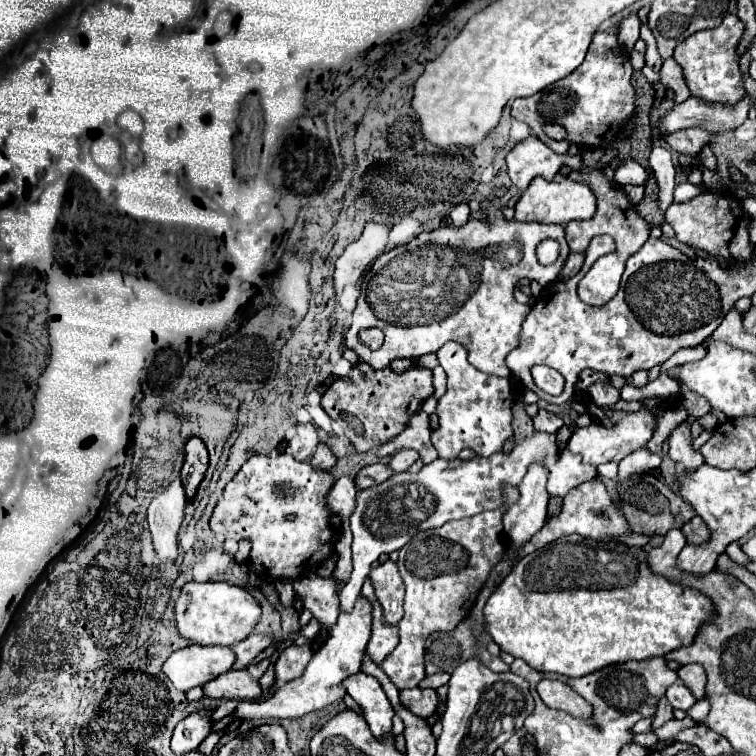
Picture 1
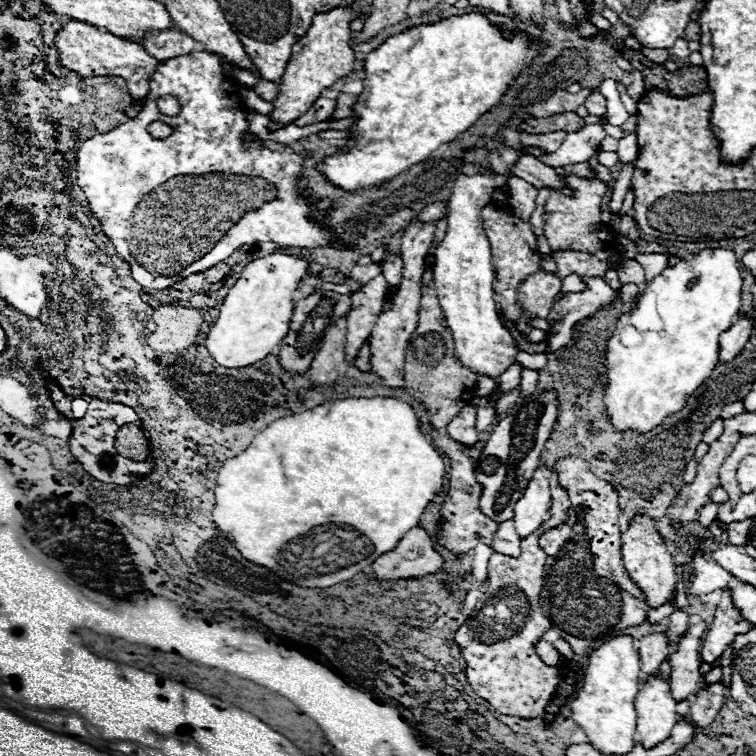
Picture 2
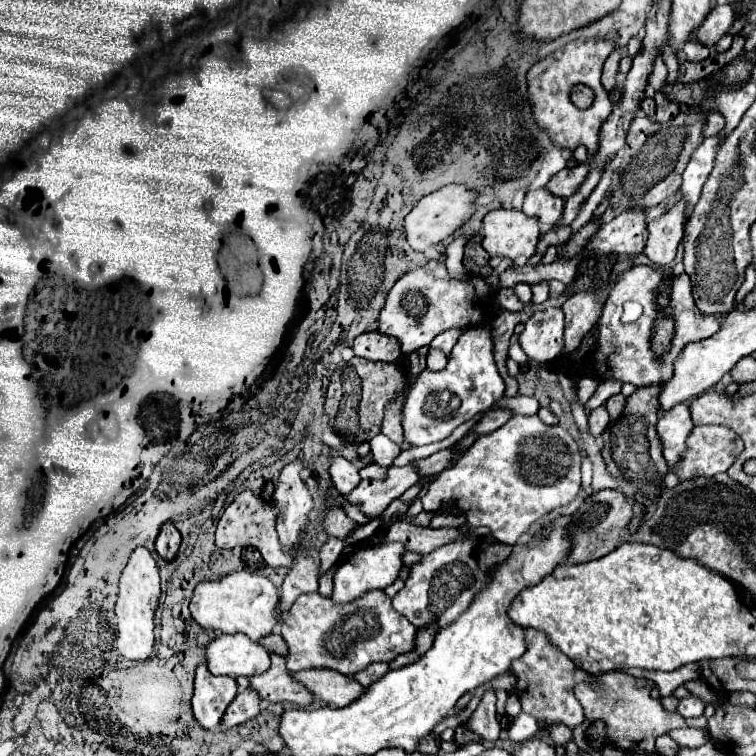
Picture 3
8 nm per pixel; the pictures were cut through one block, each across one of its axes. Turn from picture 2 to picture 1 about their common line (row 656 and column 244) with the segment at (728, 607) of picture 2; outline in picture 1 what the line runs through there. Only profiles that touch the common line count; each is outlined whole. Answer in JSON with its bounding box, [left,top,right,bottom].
[238,594,372,720]

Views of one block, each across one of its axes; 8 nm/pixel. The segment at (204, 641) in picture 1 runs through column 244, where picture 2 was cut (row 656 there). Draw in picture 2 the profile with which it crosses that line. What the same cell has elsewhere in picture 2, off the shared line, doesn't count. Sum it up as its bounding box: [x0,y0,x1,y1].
[572,636,642,754]

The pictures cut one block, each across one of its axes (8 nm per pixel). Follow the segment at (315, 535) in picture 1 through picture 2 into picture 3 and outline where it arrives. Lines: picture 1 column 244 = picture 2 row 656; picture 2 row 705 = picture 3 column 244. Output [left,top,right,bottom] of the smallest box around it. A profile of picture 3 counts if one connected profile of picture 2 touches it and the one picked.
[216,492,296,568]

